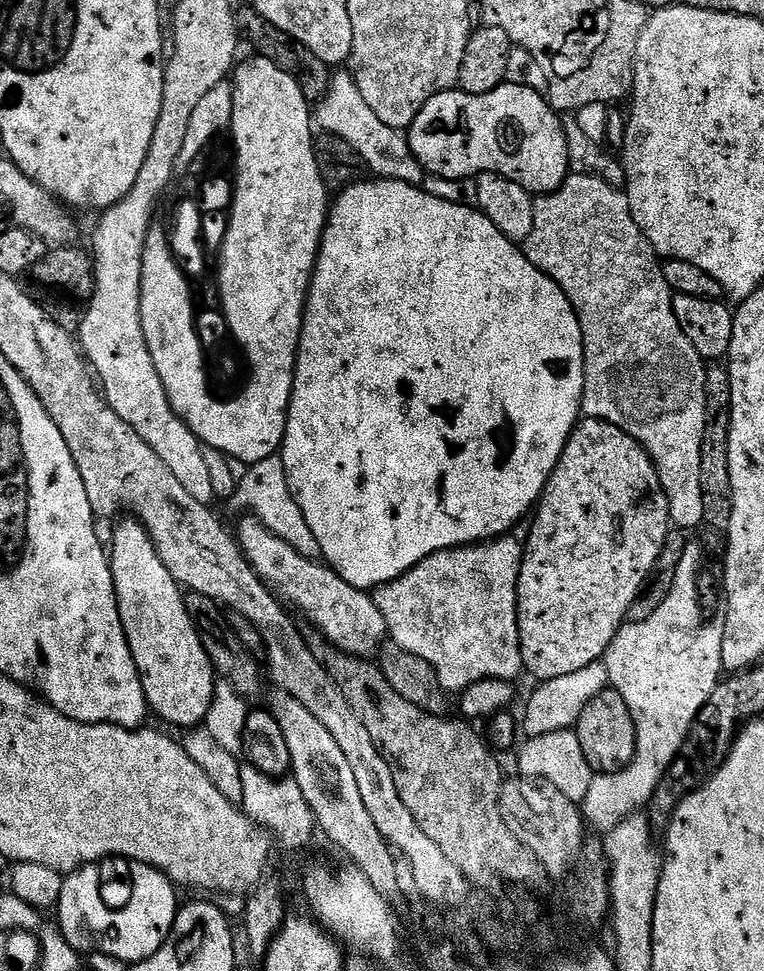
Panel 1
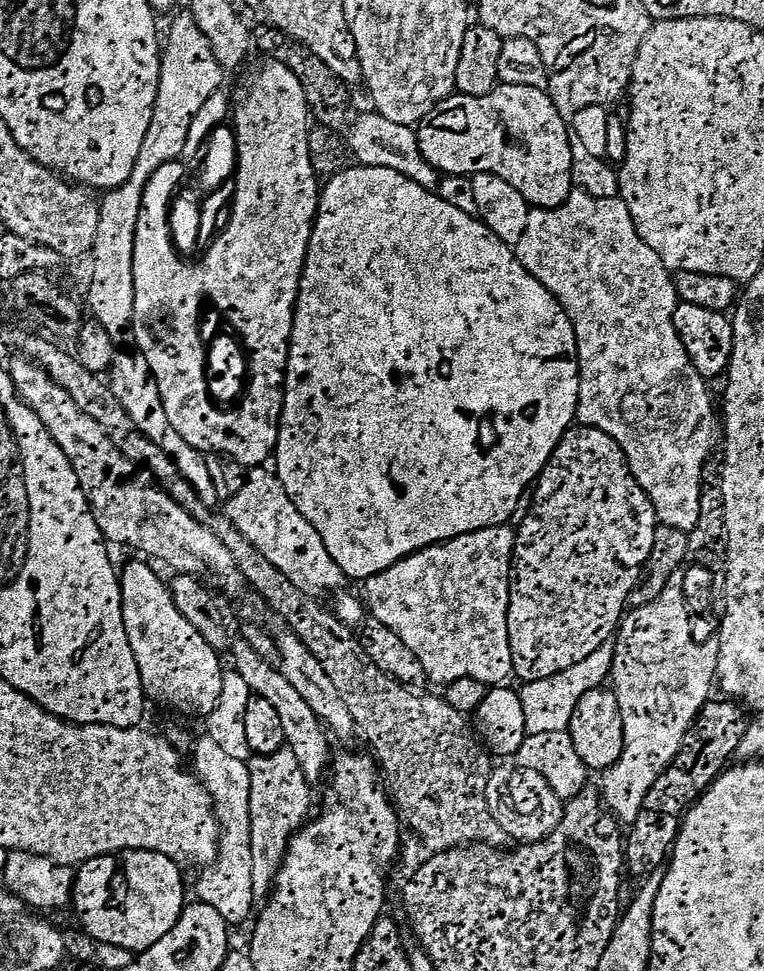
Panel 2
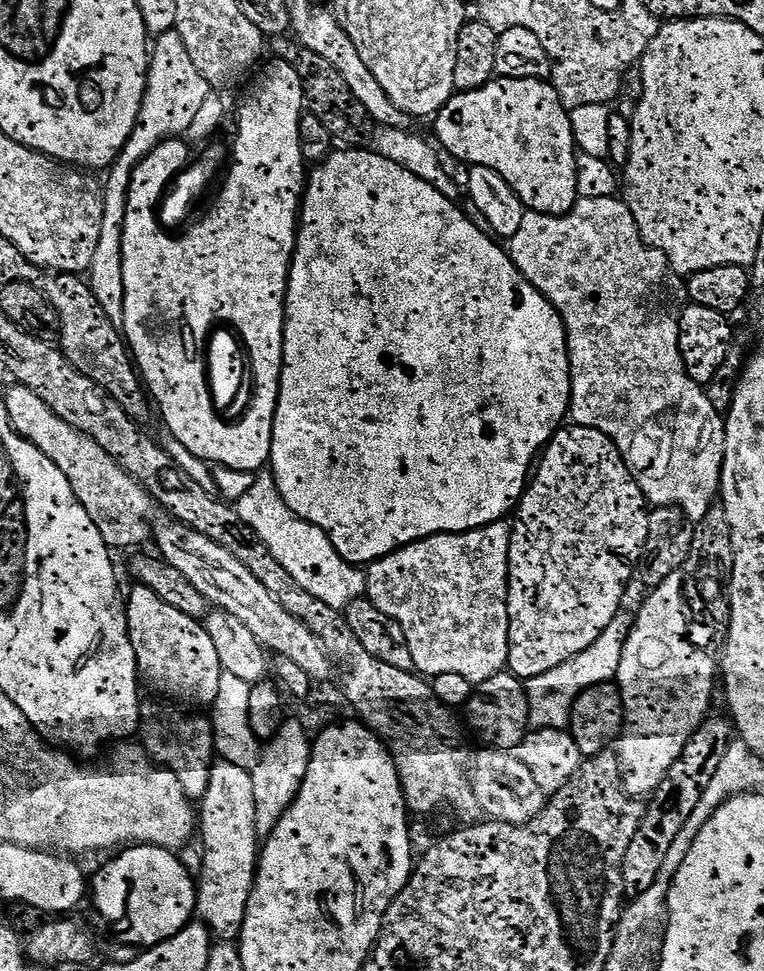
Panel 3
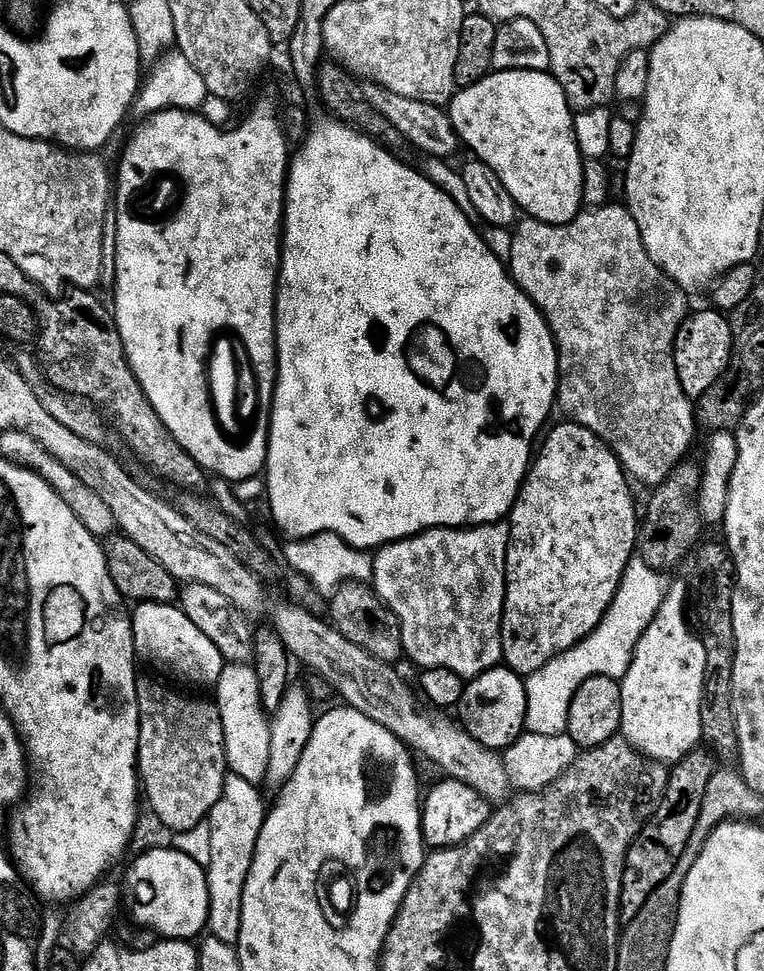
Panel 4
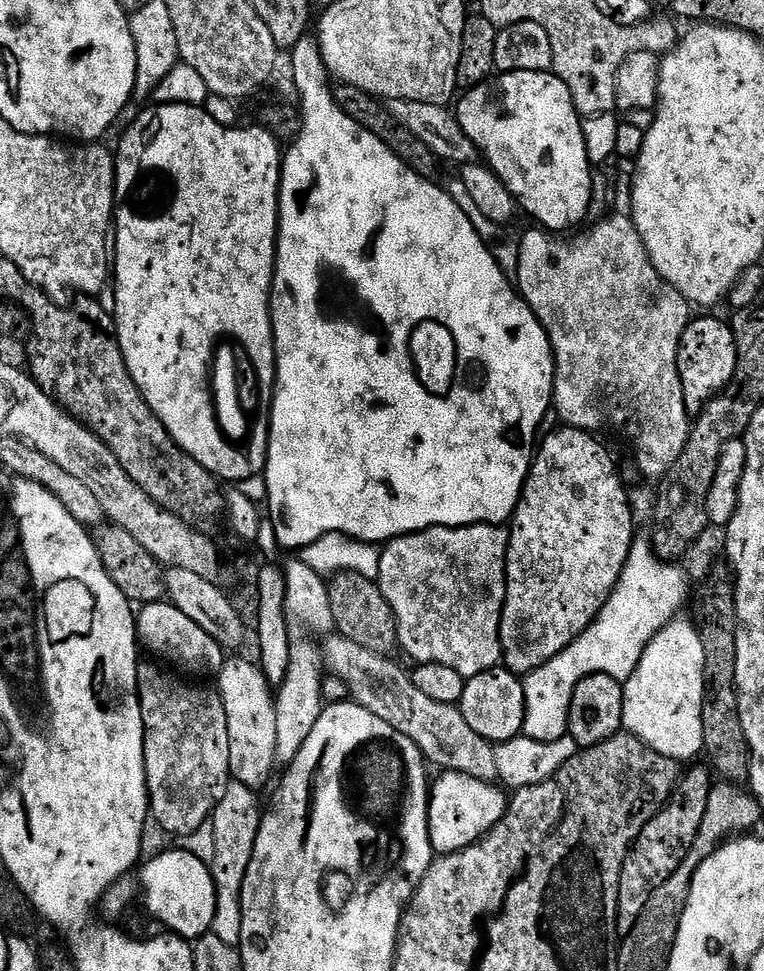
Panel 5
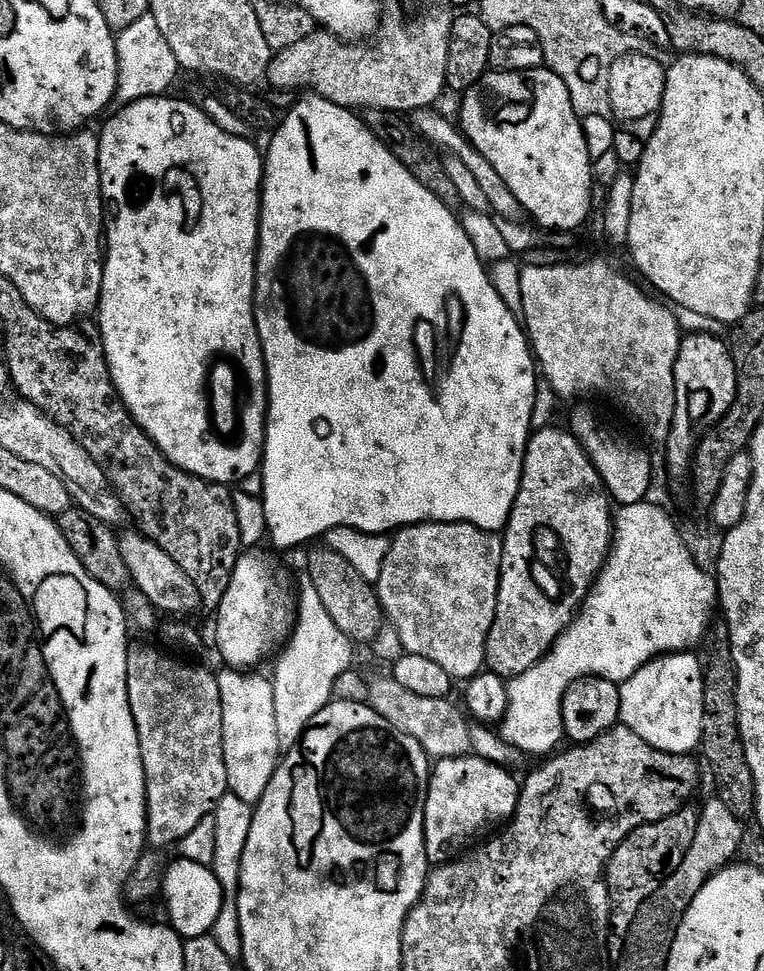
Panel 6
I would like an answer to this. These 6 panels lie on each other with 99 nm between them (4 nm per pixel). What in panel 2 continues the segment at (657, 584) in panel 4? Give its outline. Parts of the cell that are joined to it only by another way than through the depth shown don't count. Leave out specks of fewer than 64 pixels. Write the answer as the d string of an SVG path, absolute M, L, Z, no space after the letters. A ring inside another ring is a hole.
M609 642L598 646L590 658L582 658L570 670L562 670L545 680L524 684L519 689L522 698L522 711L526 714L526 730L530 736L534 734L554 734L555 732L566 732L571 729L574 710L578 702L590 690L601 687L609 679L616 653L615 643Z

